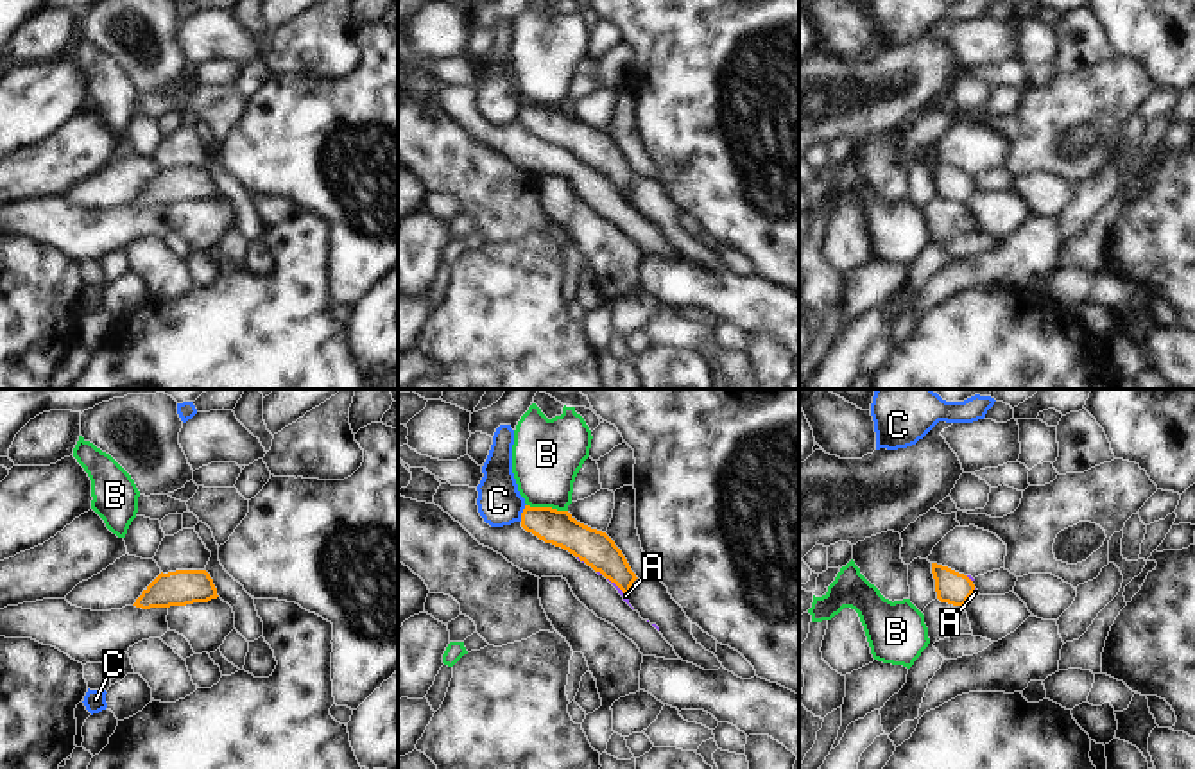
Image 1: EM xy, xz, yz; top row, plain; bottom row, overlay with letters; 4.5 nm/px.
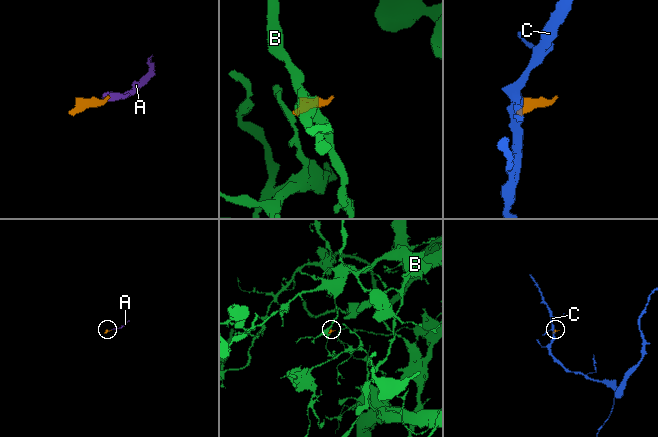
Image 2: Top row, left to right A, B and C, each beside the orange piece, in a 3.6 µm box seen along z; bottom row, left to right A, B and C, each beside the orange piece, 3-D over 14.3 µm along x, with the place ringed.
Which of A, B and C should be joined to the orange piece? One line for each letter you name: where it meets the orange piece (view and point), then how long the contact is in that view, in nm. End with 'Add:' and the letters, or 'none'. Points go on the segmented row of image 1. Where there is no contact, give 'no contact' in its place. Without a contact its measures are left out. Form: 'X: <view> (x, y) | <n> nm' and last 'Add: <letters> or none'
A: xz (618, 587) | 120 nm
Add: A

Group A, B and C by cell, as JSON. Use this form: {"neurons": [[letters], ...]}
{"neurons": [["A"], ["B"], ["C"]]}

